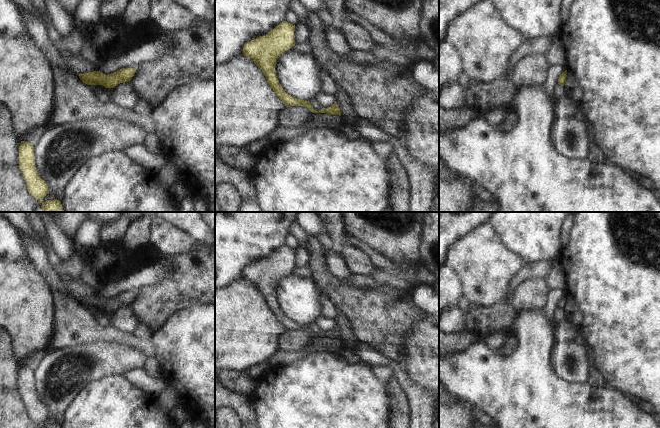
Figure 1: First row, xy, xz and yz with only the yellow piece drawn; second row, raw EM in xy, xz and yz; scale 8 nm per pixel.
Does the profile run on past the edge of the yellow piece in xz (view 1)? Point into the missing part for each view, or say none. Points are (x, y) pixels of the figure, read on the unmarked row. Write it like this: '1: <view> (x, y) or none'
1: none

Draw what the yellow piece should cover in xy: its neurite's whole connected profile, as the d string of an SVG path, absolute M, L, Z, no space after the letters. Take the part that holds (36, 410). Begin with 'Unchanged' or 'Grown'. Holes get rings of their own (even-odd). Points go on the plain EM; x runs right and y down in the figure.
Unchanged. M21 365L19 370L19 393L23 396L23 403L27 406L28 416L42 426L42 428L61 428L60 424L43 426L42 423L49 418L48 410L39 400L35 391L33 368Z

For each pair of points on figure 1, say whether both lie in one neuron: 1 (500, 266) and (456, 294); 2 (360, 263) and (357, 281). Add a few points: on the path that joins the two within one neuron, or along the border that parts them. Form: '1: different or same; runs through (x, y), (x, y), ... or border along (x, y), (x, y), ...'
1: different; border along (453, 268), (460, 278), (464, 295)
2: different; border along (353, 273), (368, 275)

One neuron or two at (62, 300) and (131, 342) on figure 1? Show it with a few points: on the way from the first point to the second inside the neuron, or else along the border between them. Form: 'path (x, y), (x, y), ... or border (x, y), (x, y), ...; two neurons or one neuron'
path (79, 317), (94, 332), (104, 332), (114, 336); one neuron

